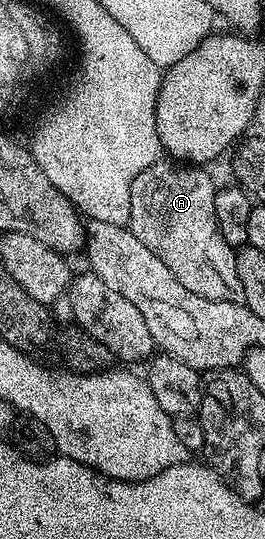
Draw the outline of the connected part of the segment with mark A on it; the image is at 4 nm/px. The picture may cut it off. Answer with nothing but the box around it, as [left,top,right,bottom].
[128,161,243,303]

